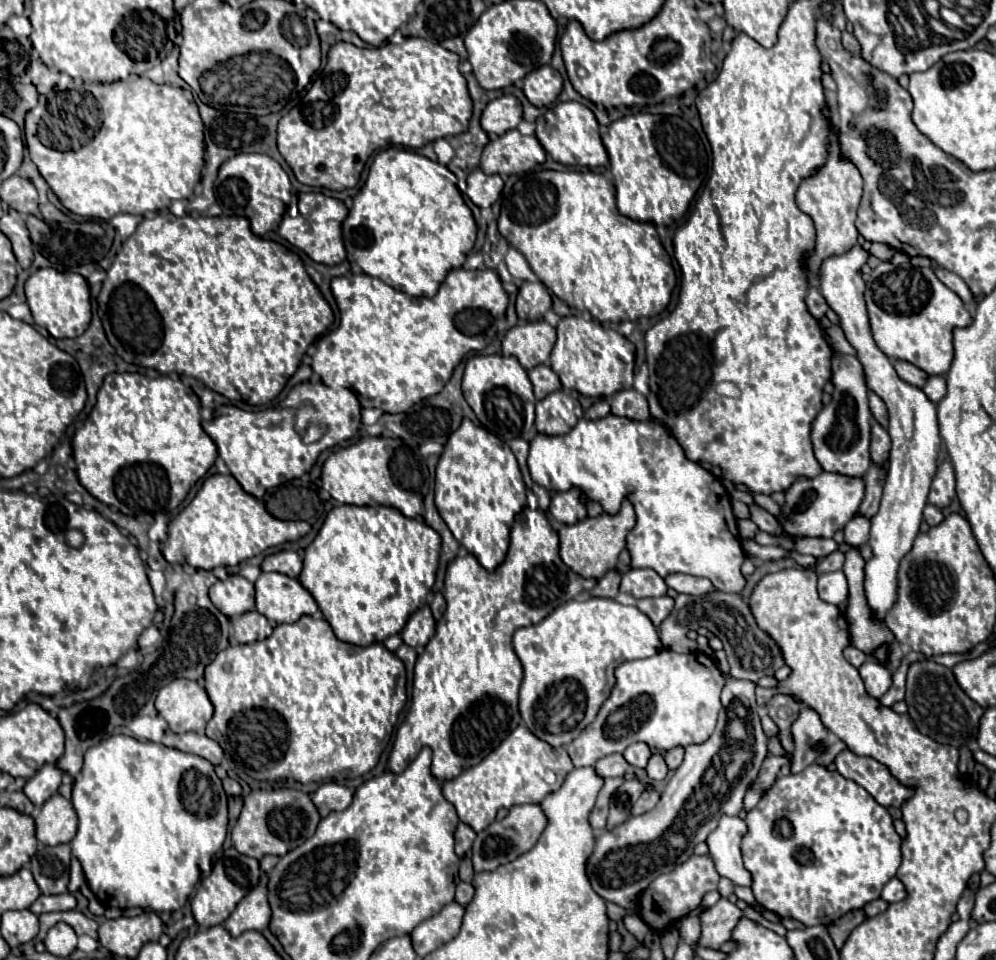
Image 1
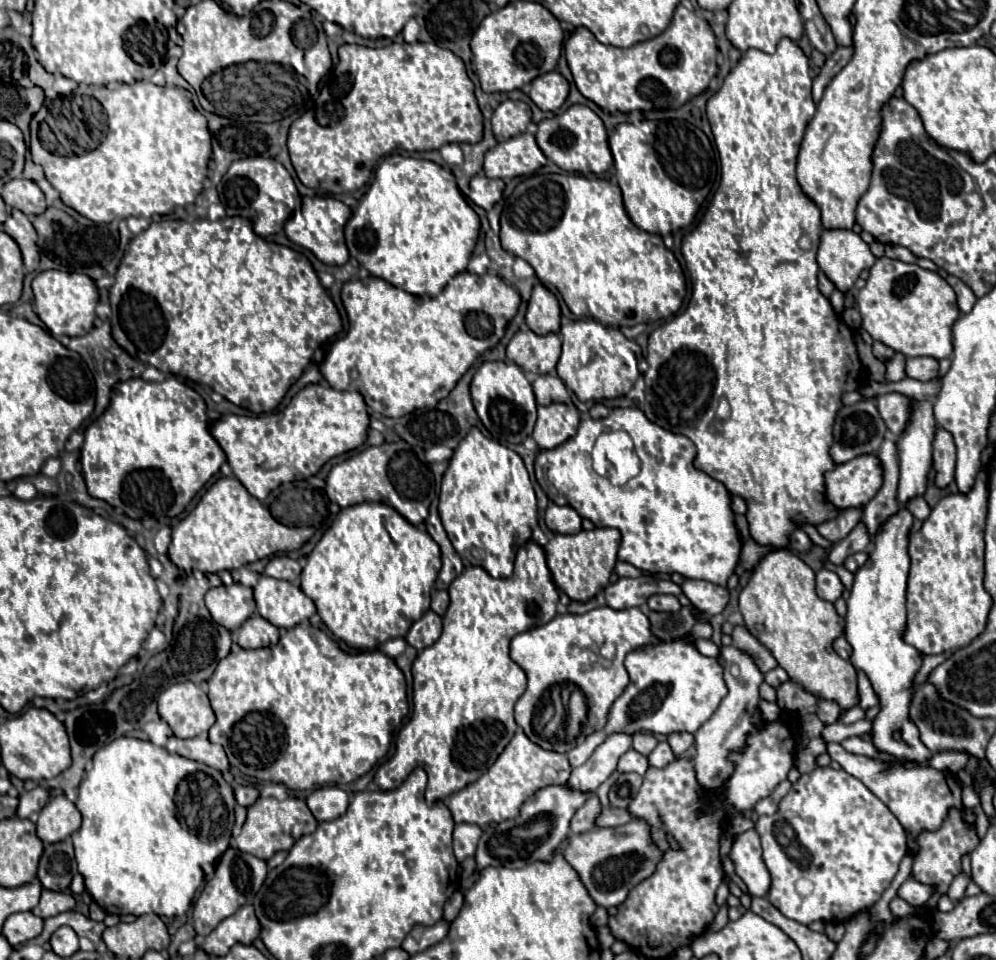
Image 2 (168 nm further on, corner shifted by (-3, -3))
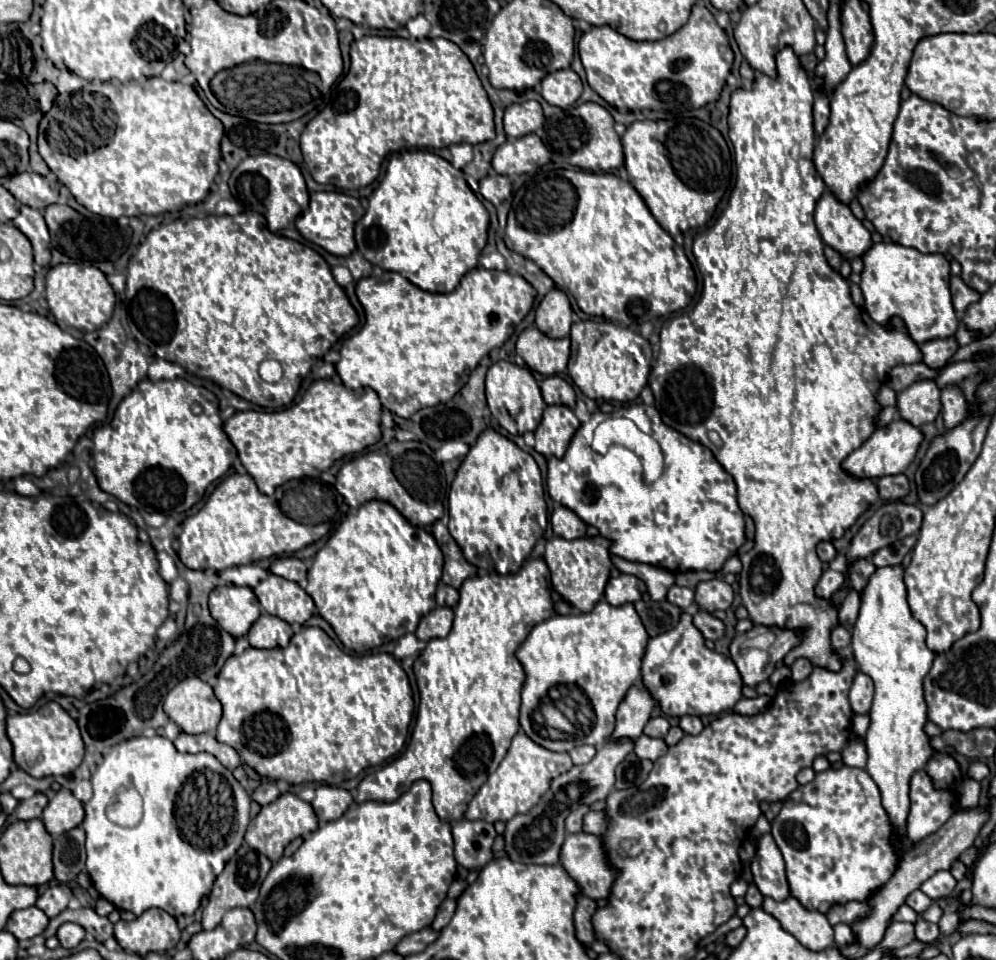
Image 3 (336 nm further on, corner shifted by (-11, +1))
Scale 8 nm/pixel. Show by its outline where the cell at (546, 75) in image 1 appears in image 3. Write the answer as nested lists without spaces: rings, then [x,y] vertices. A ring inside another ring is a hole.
[[[567,67],[563,71],[553,71],[541,83],[543,99],[549,105],[555,105],[555,107],[561,107],[561,109],[573,105],[579,99],[581,91],[583,91],[581,79],[571,67]]]

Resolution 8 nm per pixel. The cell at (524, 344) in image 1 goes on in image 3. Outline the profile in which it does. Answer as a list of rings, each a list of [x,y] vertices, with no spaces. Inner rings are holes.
[[[529,327],[517,339],[517,353],[531,371],[541,375],[555,375],[567,367],[569,339],[551,339],[537,327]]]

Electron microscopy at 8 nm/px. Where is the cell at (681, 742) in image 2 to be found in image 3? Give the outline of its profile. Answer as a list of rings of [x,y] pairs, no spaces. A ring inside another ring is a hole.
[[[691,715],[681,717],[679,727],[681,727],[687,735],[699,735],[699,731],[703,731],[703,723],[701,723],[701,719],[699,719],[699,717],[691,717]]]

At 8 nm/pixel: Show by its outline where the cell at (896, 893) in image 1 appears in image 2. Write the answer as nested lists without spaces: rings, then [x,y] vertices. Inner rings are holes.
[[[909,877],[909,879],[899,887],[897,895],[899,895],[901,899],[905,899],[907,903],[921,907],[921,905],[925,905],[925,903],[935,895],[935,887],[933,887],[933,885],[925,885],[925,883],[921,883],[921,881]]]

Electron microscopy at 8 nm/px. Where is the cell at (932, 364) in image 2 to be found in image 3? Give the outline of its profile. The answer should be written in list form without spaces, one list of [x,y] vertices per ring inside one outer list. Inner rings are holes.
[[[955,337],[951,339],[935,339],[935,341],[927,341],[921,345],[921,353],[923,353],[923,363],[927,363],[927,367],[935,367],[935,369],[943,369],[949,359],[955,355],[955,351],[959,349]]]

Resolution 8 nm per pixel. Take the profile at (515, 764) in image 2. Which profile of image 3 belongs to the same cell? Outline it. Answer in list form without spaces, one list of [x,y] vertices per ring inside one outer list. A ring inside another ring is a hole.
[[[519,731],[513,737],[511,747],[505,759],[501,761],[501,765],[497,767],[497,771],[489,775],[489,779],[481,785],[481,789],[471,799],[465,811],[465,817],[495,823],[495,821],[509,821],[517,813],[527,813],[549,789],[551,779],[559,773],[569,771],[571,767],[573,767],[573,761],[567,753],[547,751],[545,747],[539,747],[535,741],[531,741],[523,731]],[[549,763],[555,763],[555,769],[549,769]]]

